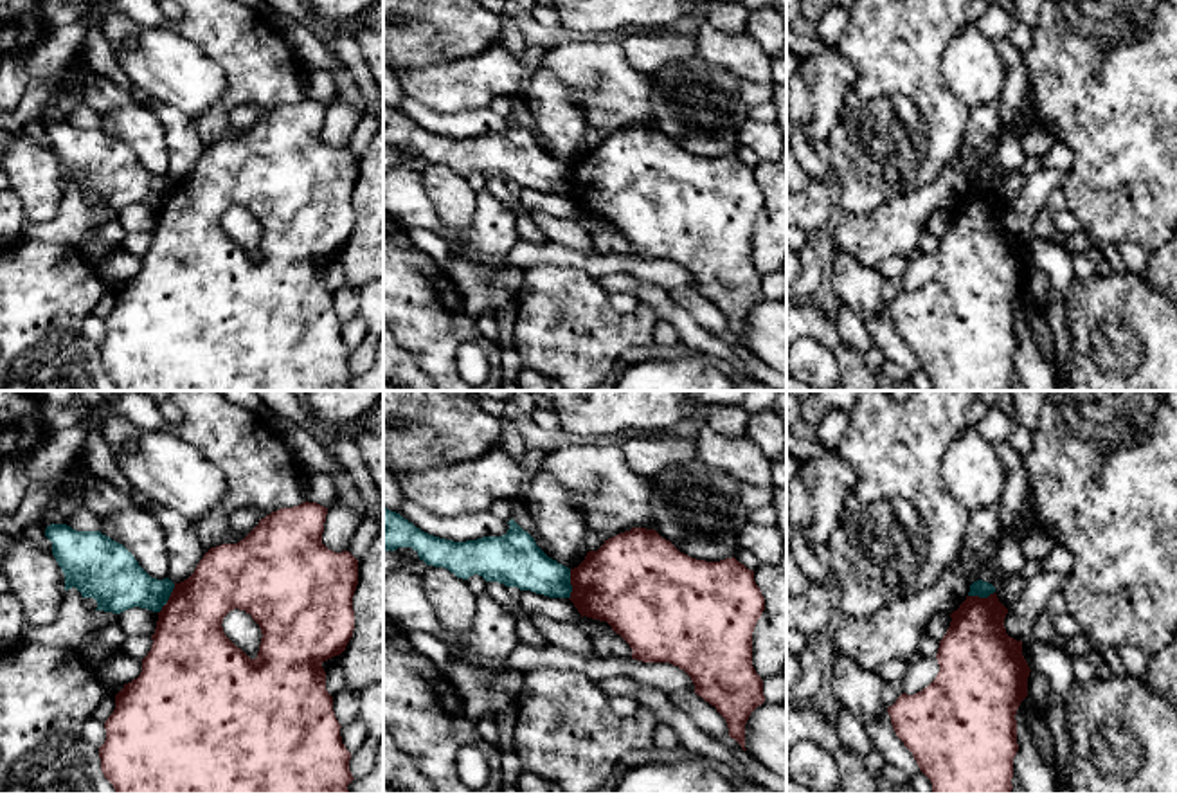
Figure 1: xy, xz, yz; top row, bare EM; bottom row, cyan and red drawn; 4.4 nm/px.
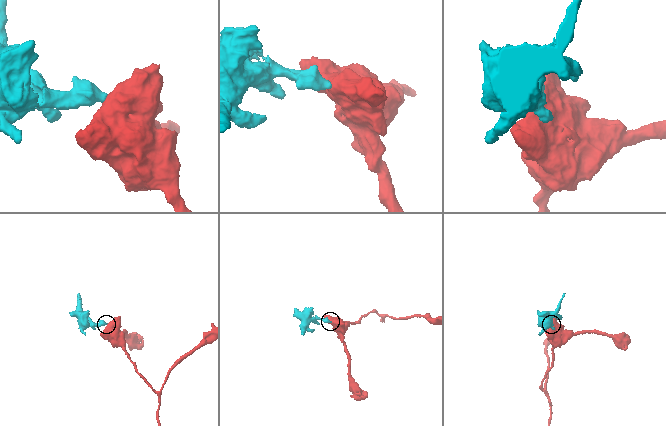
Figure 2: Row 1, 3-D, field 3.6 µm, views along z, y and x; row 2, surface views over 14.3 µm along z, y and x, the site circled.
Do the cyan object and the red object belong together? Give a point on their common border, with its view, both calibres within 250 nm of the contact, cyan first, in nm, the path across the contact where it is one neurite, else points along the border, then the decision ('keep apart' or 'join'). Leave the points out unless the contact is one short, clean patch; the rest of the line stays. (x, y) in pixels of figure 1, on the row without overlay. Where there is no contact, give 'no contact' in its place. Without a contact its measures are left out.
contact xy (168, 195); calibres 260 and 340 nm; border xy (175, 180), (159, 209); keep apart

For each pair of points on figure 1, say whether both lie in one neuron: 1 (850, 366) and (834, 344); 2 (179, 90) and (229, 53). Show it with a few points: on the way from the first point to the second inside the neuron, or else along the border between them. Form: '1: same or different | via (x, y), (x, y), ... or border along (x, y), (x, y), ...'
1: same | via (848, 360), (839, 350)
2: different | border along (182, 36), (224, 72), (225, 92), (215, 105)

